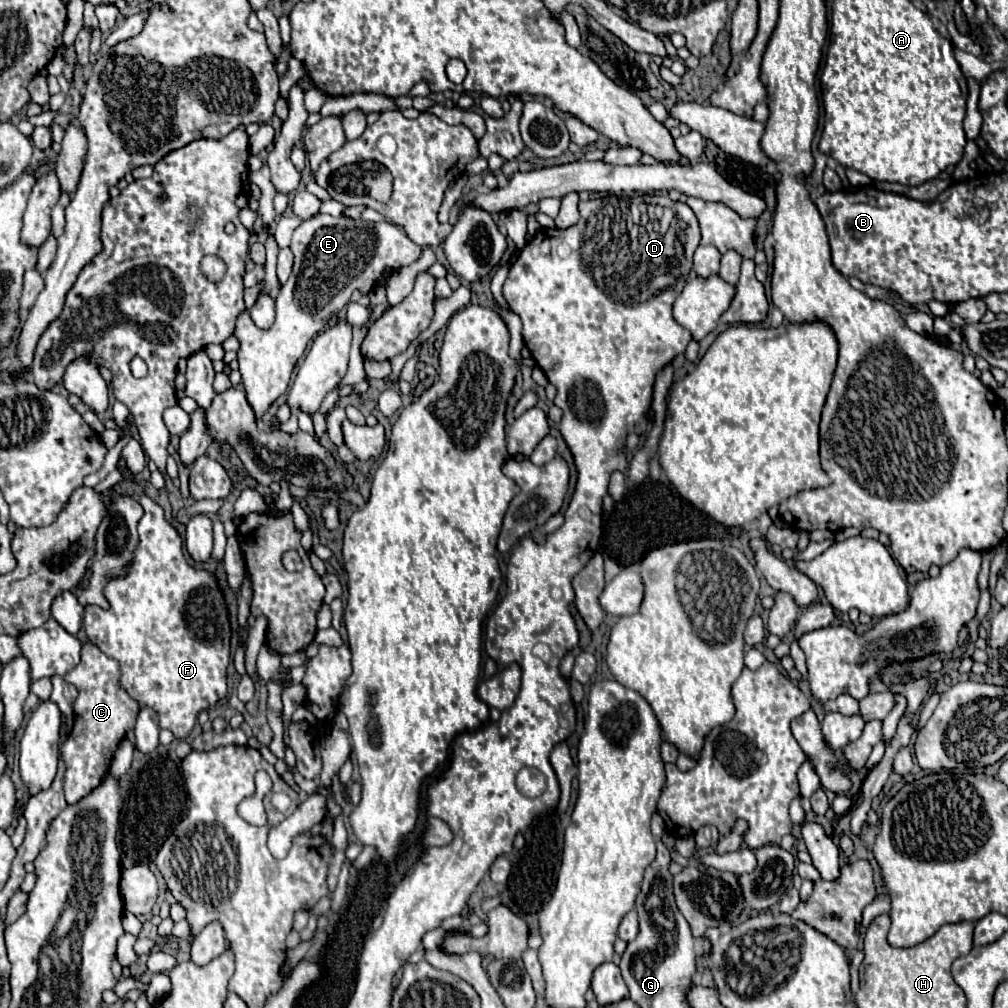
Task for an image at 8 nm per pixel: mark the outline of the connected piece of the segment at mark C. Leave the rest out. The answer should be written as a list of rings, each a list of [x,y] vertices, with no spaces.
[[[86,642],[80,650],[80,664],[70,670],[64,680],[74,684],[78,696],[74,700],[74,726],[62,744],[62,762],[66,766],[62,776],[62,788],[68,804],[80,802],[86,794],[90,794],[110,772],[112,756],[118,744],[134,730],[138,718],[138,704],[122,692],[118,684],[118,662],[108,658],[96,644]]]

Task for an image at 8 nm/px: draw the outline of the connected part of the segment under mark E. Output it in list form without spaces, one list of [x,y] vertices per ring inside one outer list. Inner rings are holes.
[[[328,214],[304,220],[304,224],[292,234],[290,248],[294,252],[294,270],[292,270],[290,278],[286,280],[286,284],[282,284],[280,294],[276,298],[276,322],[272,324],[272,328],[258,330],[258,334],[242,338],[242,336],[238,336],[238,318],[236,318],[234,336],[240,340],[240,348],[236,352],[238,364],[240,364],[240,374],[242,374],[242,382],[244,382],[250,406],[254,408],[258,418],[270,408],[270,404],[278,396],[282,396],[288,390],[294,366],[302,358],[308,342],[312,342],[312,338],[316,334],[326,330],[326,324],[330,322],[332,314],[340,312],[350,302],[352,292],[358,290],[362,294],[368,294],[376,286],[376,282],[384,270],[396,272],[396,270],[412,264],[414,260],[418,260],[418,256],[422,252],[420,246],[416,246],[412,240],[408,240],[400,232],[400,228],[388,220],[364,222],[364,220],[352,220],[352,218],[342,218],[342,216],[334,220],[334,216],[328,216]],[[304,284],[332,284],[332,290],[326,290],[326,288],[318,290],[318,288],[310,288]]]

